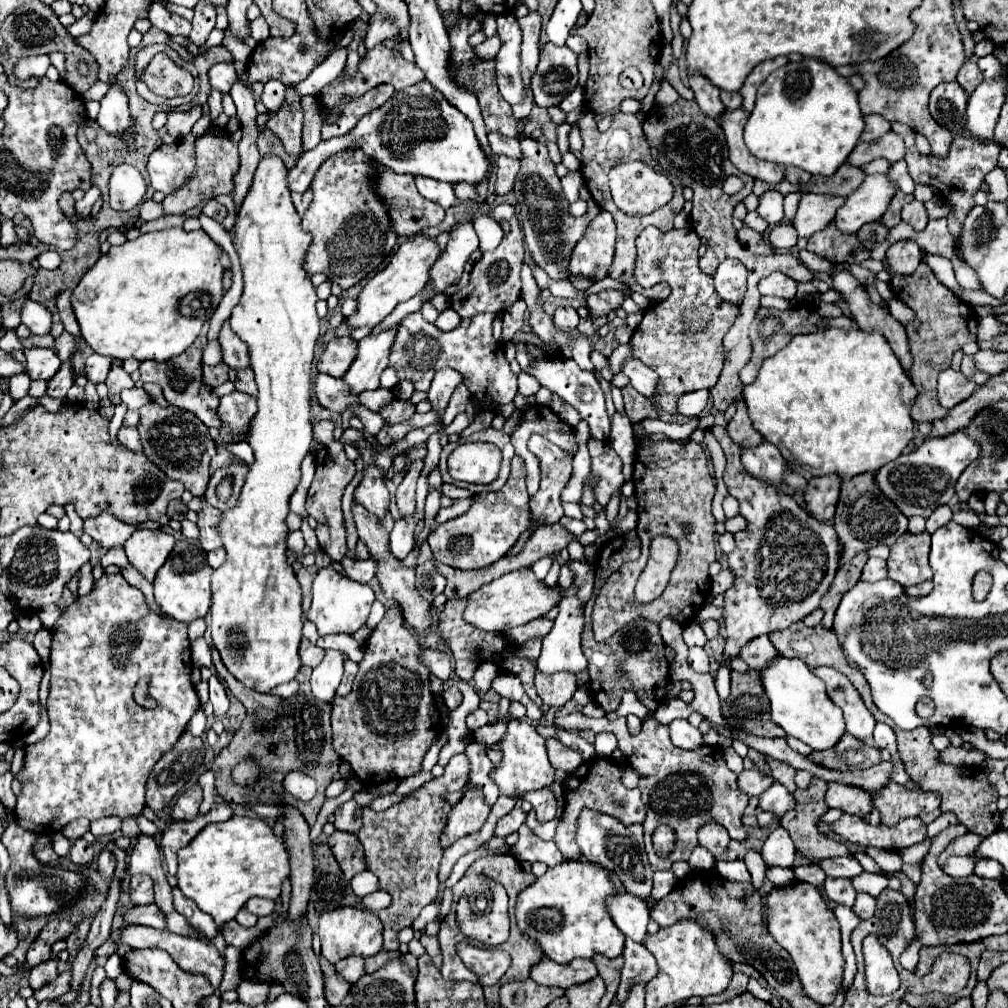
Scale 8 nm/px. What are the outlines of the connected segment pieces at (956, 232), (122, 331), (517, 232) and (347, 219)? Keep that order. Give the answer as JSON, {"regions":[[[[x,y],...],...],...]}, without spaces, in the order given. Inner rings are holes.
{"regions":[[[[893,122],[891,130],[897,132],[905,140],[905,148],[907,148],[905,162],[909,166],[909,174],[911,174],[913,182],[937,188],[943,194],[943,198],[947,198],[951,202],[951,212],[949,212],[947,220],[949,220],[949,232],[955,238],[955,252],[959,256],[959,236],[961,236],[963,220],[969,214],[969,210],[975,206],[973,196],[979,190],[979,184],[983,182],[985,174],[991,172],[997,166],[997,156],[999,156],[1001,146],[997,142],[993,142],[993,140],[983,140],[983,138],[973,138],[973,136],[963,134],[963,136],[957,136],[951,142],[949,154],[945,158],[939,158],[939,156],[933,156],[933,154],[923,156],[923,154],[919,154],[917,146],[915,146],[915,132],[907,124]]],[[[169,228],[159,232],[141,234],[139,238],[125,242],[121,246],[111,246],[107,254],[103,254],[97,264],[87,270],[79,286],[71,294],[71,304],[81,326],[83,340],[101,356],[127,360],[157,360],[163,362],[187,350],[193,340],[199,336],[203,326],[201,318],[187,318],[179,314],[179,302],[189,292],[207,292],[211,296],[211,304],[215,306],[223,298],[223,274],[221,266],[221,248],[209,238],[205,230],[185,232],[183,228]]],[[[499,204],[491,210],[491,216],[495,220],[503,220],[503,218],[509,220],[511,232],[501,240],[501,244],[493,252],[481,256],[481,260],[471,270],[469,284],[461,292],[451,296],[451,308],[461,318],[467,318],[467,316],[473,316],[479,312],[503,312],[521,296],[519,272],[525,262],[525,246],[523,246],[523,230],[515,216],[515,208],[511,204]]],[[[345,148],[321,164],[311,182],[313,202],[303,214],[303,228],[313,234],[305,262],[309,274],[323,272],[331,282],[349,290],[395,252],[399,234],[391,226],[385,202],[375,192],[377,176],[379,164],[359,148]]]]}

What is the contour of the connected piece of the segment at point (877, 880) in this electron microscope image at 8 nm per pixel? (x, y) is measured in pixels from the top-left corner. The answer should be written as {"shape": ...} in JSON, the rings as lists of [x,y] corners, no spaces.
{"shape":[[[863,872],[859,876],[853,878],[853,886],[857,892],[867,892],[871,896],[879,896],[881,890],[885,890],[889,884],[889,880],[883,876],[883,874],[869,874],[869,872]]]}

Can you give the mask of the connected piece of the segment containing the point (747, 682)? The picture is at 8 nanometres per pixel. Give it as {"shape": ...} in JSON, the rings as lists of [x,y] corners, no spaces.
{"shape":[[[749,670],[747,674],[731,672],[731,694],[721,702],[727,722],[735,728],[751,732],[763,738],[783,738],[787,736],[773,720],[769,698],[763,690],[761,674]]]}

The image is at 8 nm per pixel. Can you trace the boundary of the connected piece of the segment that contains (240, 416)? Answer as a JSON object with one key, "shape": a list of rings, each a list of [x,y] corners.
{"shape":[[[231,392],[221,398],[217,416],[221,420],[221,426],[225,432],[233,434],[245,434],[251,418],[257,414],[257,400],[249,398],[249,394],[243,392]]]}

